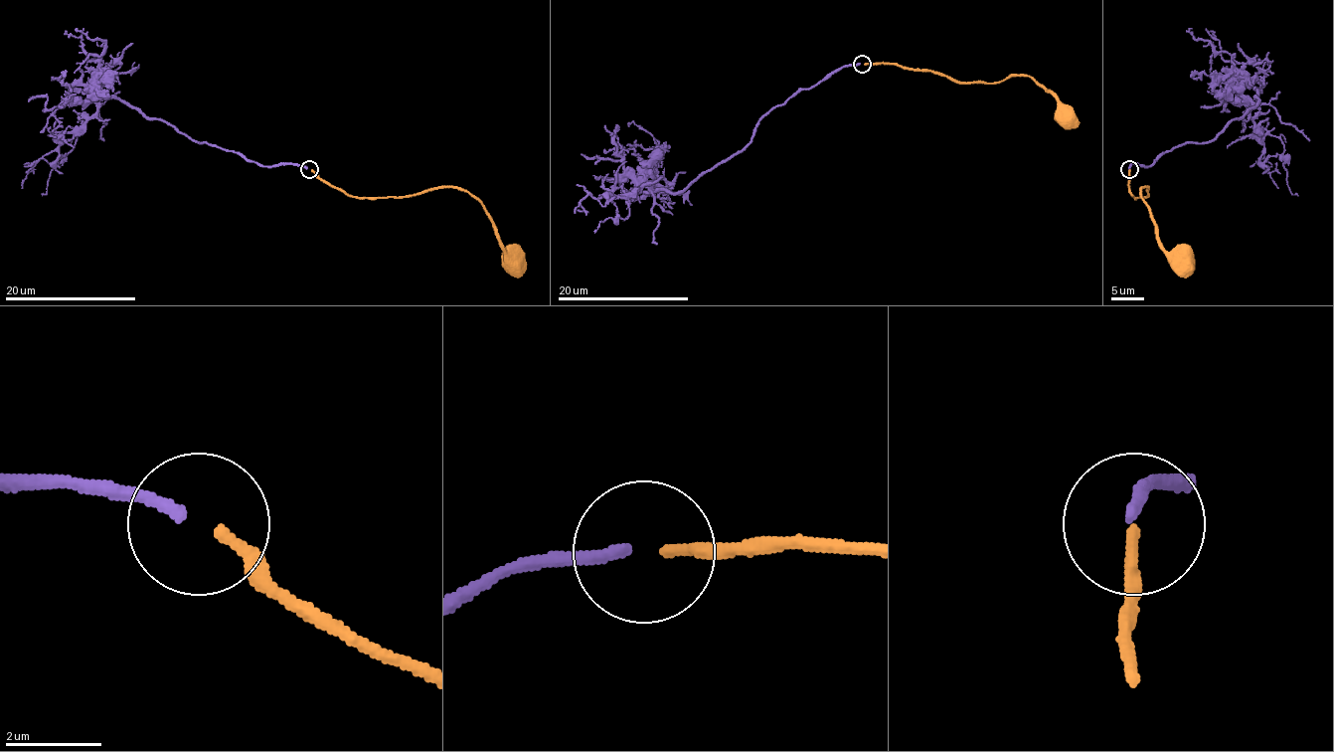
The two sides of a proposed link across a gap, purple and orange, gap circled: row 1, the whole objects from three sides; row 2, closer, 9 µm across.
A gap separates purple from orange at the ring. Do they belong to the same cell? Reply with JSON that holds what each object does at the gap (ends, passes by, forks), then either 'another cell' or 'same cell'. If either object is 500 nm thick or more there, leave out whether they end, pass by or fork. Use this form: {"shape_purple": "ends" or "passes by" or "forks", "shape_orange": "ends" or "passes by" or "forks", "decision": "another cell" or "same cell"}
{"shape_purple": "ends", "shape_orange": "ends", "decision": "same cell"}

